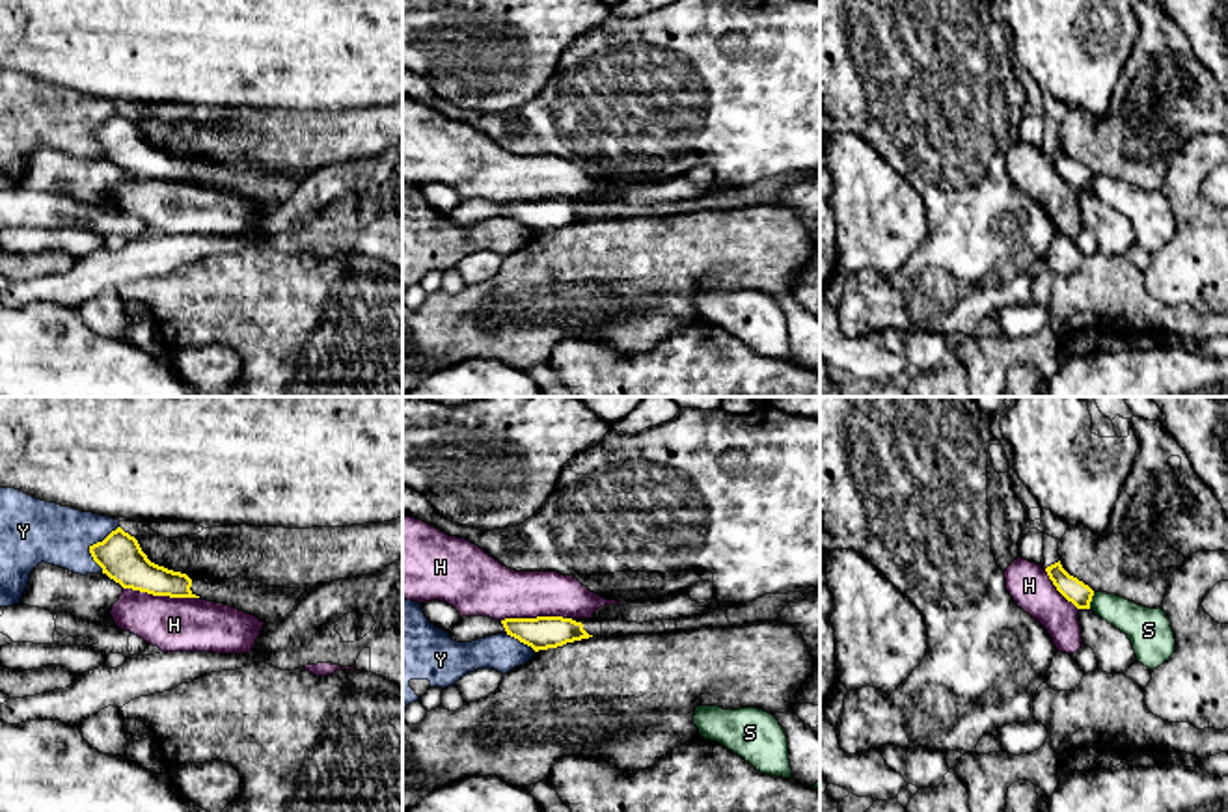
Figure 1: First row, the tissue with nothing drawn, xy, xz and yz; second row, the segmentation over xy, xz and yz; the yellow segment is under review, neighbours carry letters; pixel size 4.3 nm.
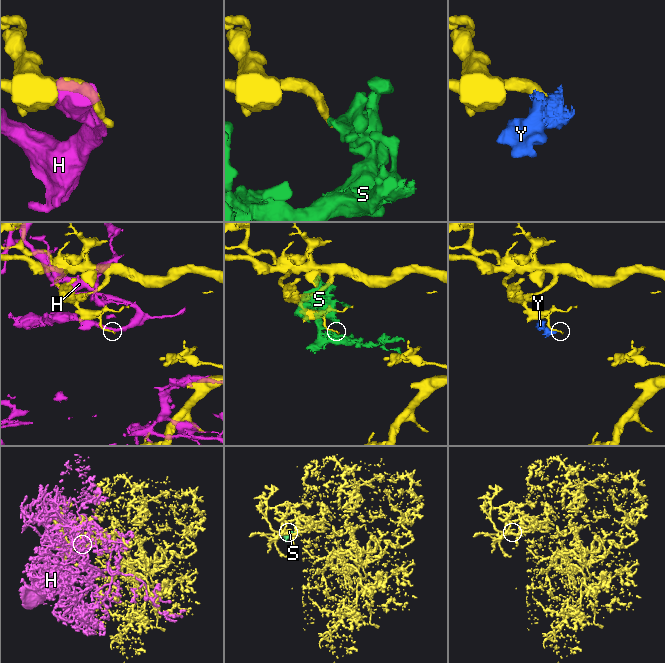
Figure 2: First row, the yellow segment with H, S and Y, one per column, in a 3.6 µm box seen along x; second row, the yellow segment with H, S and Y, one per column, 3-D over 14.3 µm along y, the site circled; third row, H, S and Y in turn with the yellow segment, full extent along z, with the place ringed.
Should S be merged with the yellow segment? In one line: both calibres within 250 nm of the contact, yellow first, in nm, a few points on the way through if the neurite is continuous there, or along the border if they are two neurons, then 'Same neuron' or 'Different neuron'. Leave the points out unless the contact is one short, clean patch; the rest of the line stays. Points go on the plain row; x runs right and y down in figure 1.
Thickness 100 nm (yellow) against 160 nm. Boundary: yz (1094, 175), (1089, 190). Different neuron

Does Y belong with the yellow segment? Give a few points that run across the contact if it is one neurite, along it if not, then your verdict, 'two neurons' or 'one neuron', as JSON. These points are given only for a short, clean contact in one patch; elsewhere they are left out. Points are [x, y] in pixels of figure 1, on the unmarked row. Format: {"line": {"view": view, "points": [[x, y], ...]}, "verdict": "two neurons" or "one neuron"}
{"verdict": "two neurons"}

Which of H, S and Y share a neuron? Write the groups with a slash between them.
H / S / Y

